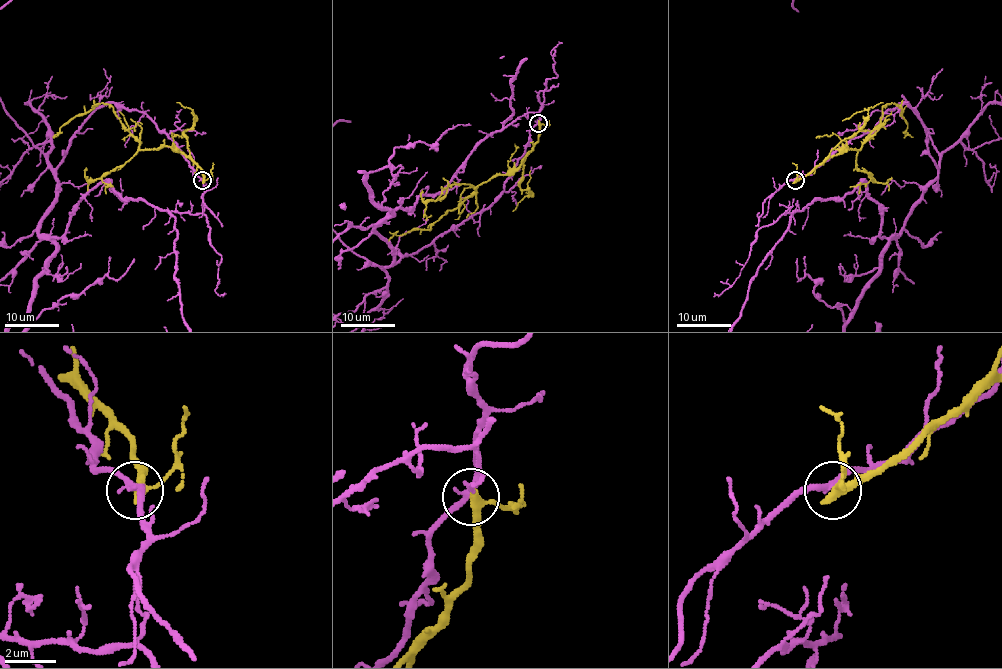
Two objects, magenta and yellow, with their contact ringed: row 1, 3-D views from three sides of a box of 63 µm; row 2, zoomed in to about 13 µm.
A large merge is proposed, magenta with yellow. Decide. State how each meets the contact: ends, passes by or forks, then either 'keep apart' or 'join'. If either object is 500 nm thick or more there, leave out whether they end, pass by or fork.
magenta passes by | yellow passes by | keep apart

